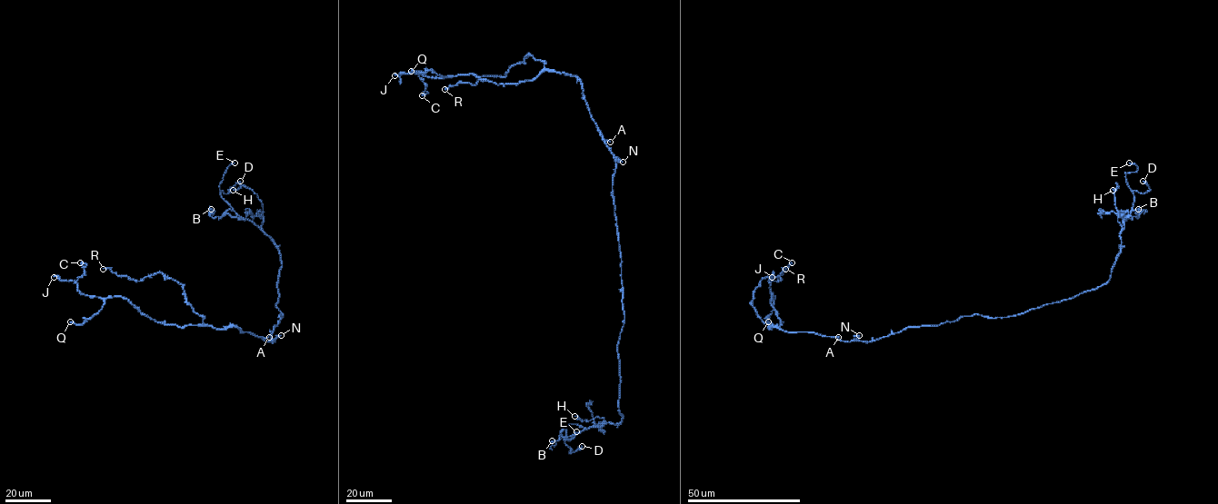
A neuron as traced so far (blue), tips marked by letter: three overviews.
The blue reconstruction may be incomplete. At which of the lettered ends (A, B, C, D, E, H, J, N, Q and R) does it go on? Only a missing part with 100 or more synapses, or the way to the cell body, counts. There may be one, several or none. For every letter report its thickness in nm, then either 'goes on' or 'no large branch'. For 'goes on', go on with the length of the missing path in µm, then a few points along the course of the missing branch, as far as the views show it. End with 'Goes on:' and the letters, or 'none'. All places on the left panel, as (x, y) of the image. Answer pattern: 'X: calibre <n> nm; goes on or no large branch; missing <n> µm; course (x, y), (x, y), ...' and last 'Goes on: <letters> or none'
A: calibre 240 nm; no large branch
B: calibre 160 nm; no large branch
C: calibre 440 nm; no large branch
D: calibre 170 nm; no large branch
E: calibre 220 nm; goes on; missing 6 µm
H: calibre 120 nm; no large branch
J: calibre 420 nm; no large branch
N: calibre 320 nm; no large branch
Q: calibre 600 nm; no large branch
R: calibre 360 nm; no large branch
Goes on: E

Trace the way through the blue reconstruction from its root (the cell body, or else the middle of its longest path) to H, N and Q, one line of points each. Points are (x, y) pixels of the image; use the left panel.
H: (274, 326), (283, 316), (276, 306), (280, 252), (261, 227), (258, 195), (244, 186), (233, 190)
N: (274, 326), (271, 340), (274, 341), (281, 335)
Q: (274, 326), (274, 341), (268, 341), (234, 326), (164, 325), (121, 296), (106, 298), (80, 324), (70, 321)

